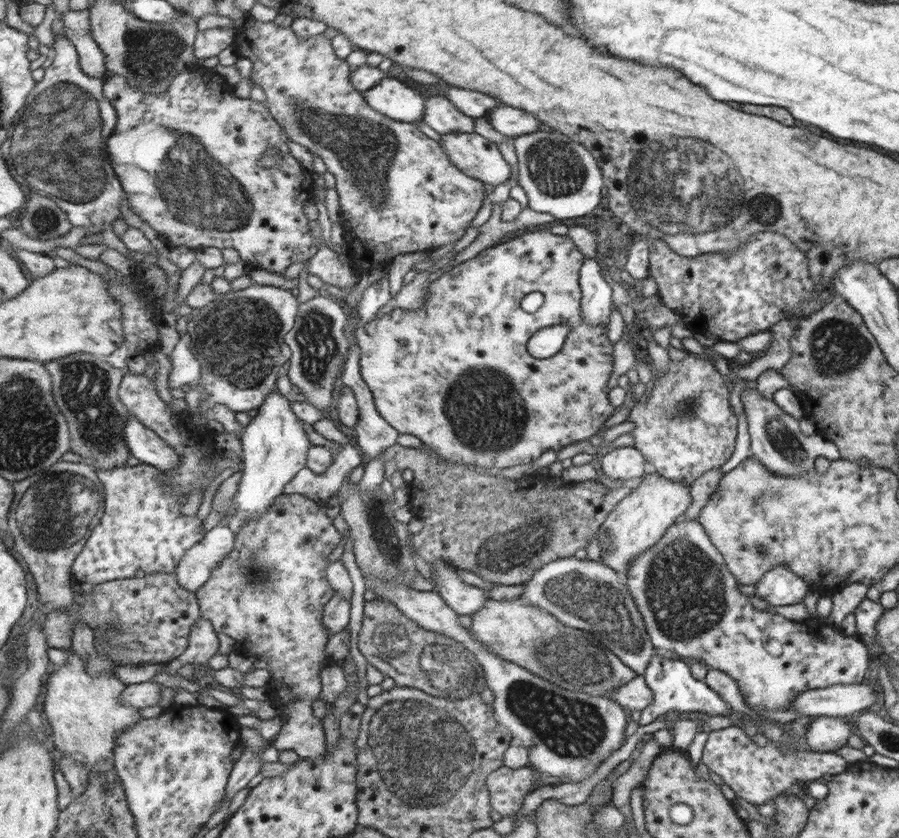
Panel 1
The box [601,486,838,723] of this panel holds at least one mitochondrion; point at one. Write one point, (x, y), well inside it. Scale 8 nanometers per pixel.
(686, 593)

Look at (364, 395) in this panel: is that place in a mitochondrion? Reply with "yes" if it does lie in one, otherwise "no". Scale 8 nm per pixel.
no

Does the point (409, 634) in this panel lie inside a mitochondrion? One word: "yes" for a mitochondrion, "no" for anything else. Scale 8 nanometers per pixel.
yes

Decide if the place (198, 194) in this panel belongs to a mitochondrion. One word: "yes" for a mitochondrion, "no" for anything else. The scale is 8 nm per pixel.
yes

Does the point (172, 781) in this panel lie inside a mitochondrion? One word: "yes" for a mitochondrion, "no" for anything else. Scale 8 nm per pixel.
no

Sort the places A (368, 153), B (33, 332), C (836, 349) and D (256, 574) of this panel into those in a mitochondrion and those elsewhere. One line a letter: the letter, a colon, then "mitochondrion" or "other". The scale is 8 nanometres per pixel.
A: mitochondrion
B: other
C: mitochondrion
D: mitochondrion

